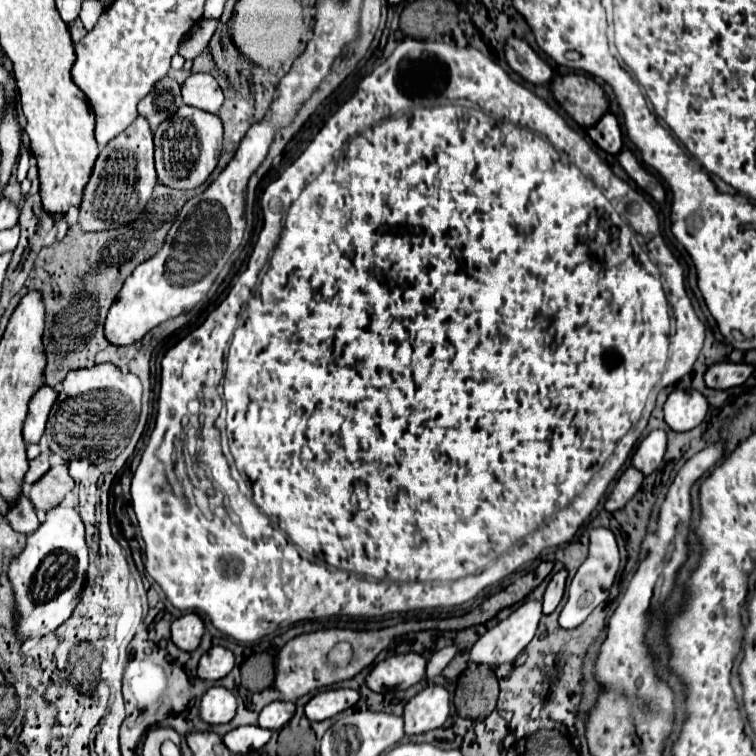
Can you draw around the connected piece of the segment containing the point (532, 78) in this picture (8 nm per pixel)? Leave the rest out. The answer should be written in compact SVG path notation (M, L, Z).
M508 38L506 60L514 72L518 72L530 84L550 84L552 68L524 42L518 38Z

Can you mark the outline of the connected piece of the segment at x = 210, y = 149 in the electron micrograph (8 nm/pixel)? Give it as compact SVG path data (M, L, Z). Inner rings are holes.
M180 106L178 112L166 120L154 134L156 146L156 172L160 184L170 188L192 190L206 182L216 168L222 150L222 120L216 114L194 110L192 106Z

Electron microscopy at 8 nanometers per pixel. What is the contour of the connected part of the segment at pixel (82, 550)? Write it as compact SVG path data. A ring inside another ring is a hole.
M56 506L46 512L46 520L36 532L28 536L24 552L12 560L8 576L18 598L18 626L22 640L30 636L44 636L66 622L80 602L88 572L88 544L84 522L76 508Z

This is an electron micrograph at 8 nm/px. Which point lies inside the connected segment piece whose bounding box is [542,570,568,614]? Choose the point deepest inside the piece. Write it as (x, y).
(555, 591)

